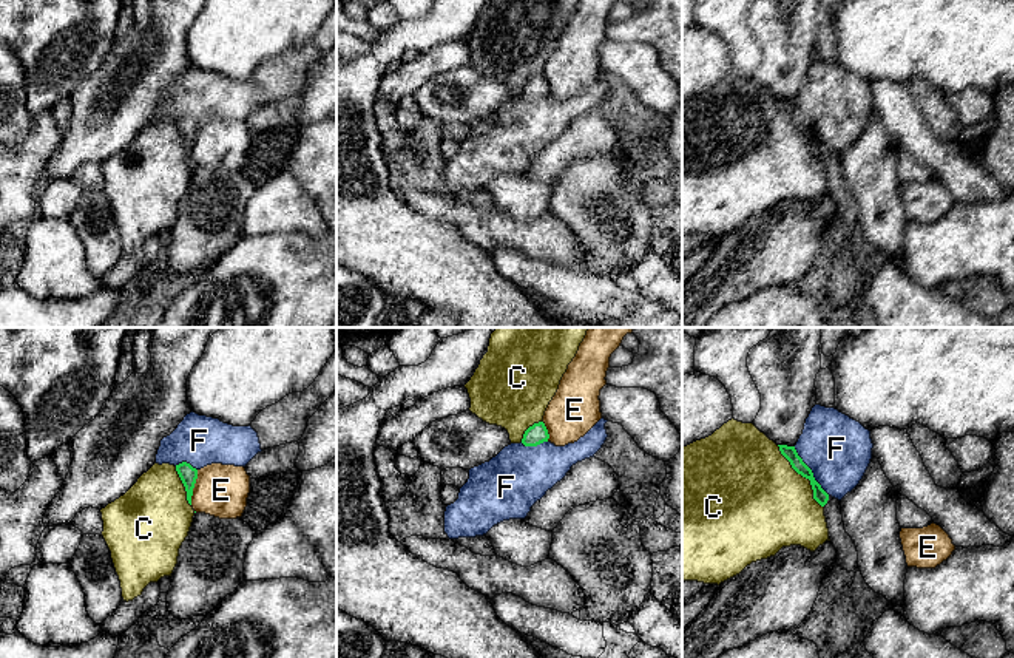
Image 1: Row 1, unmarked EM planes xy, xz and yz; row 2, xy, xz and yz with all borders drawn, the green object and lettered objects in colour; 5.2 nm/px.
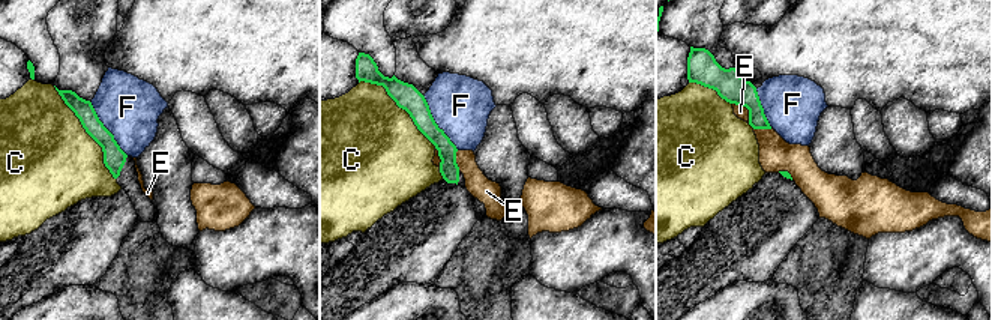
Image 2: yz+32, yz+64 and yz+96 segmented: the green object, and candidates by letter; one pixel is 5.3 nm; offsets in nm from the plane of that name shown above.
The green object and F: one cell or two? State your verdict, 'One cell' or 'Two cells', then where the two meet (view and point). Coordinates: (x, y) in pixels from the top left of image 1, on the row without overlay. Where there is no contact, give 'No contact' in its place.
One cell. Touches green at yz (811, 125)

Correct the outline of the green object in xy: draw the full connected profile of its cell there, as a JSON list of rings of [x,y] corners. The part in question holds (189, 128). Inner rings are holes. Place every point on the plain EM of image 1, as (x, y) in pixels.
[[[191,65],[161,94],[156,117],[176,120],[191,159],[201,122],[211,117],[245,120],[261,105],[258,86],[250,79],[233,80]]]

